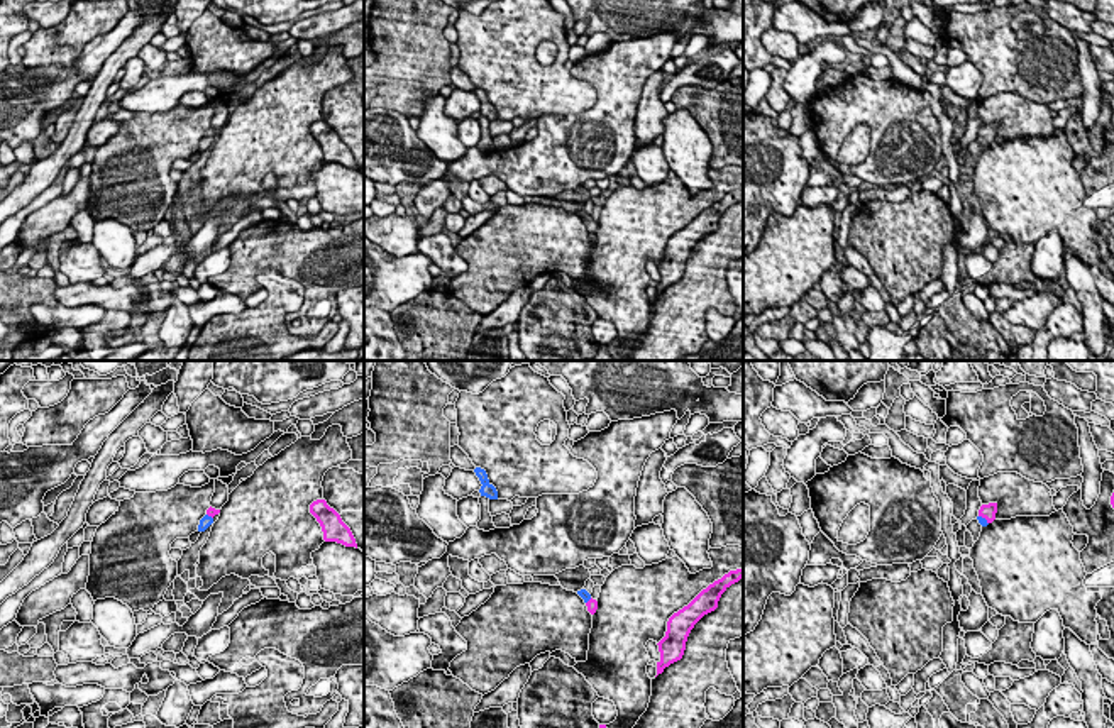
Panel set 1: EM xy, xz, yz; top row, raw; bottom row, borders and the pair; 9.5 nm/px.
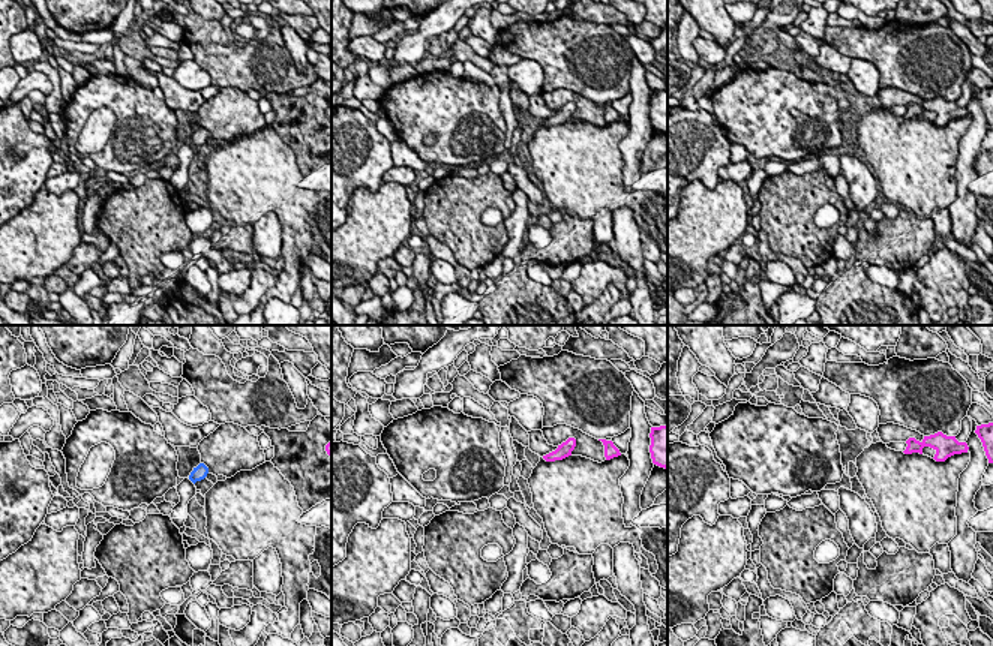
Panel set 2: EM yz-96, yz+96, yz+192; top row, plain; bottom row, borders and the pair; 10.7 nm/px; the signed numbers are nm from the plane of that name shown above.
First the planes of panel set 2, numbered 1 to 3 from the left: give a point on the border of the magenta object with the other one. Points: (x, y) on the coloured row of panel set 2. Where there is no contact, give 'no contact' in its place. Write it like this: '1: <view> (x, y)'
1: no contact
2: no contact
3: no contact

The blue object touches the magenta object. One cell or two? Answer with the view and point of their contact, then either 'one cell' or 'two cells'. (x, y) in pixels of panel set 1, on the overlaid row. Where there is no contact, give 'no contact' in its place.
yz (984, 518) | one cell

